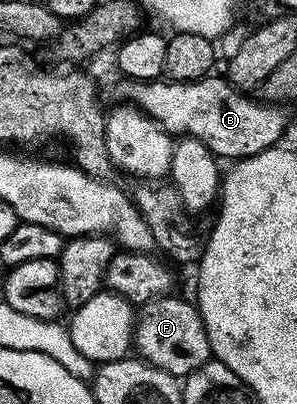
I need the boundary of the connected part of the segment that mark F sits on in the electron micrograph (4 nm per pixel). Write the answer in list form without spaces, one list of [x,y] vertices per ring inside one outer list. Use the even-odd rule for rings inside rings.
[[[177,294],[149,300],[137,309],[132,348],[147,364],[179,378],[195,372],[212,356],[208,330],[204,330],[202,315],[191,301],[189,304],[188,301],[181,300]]]

